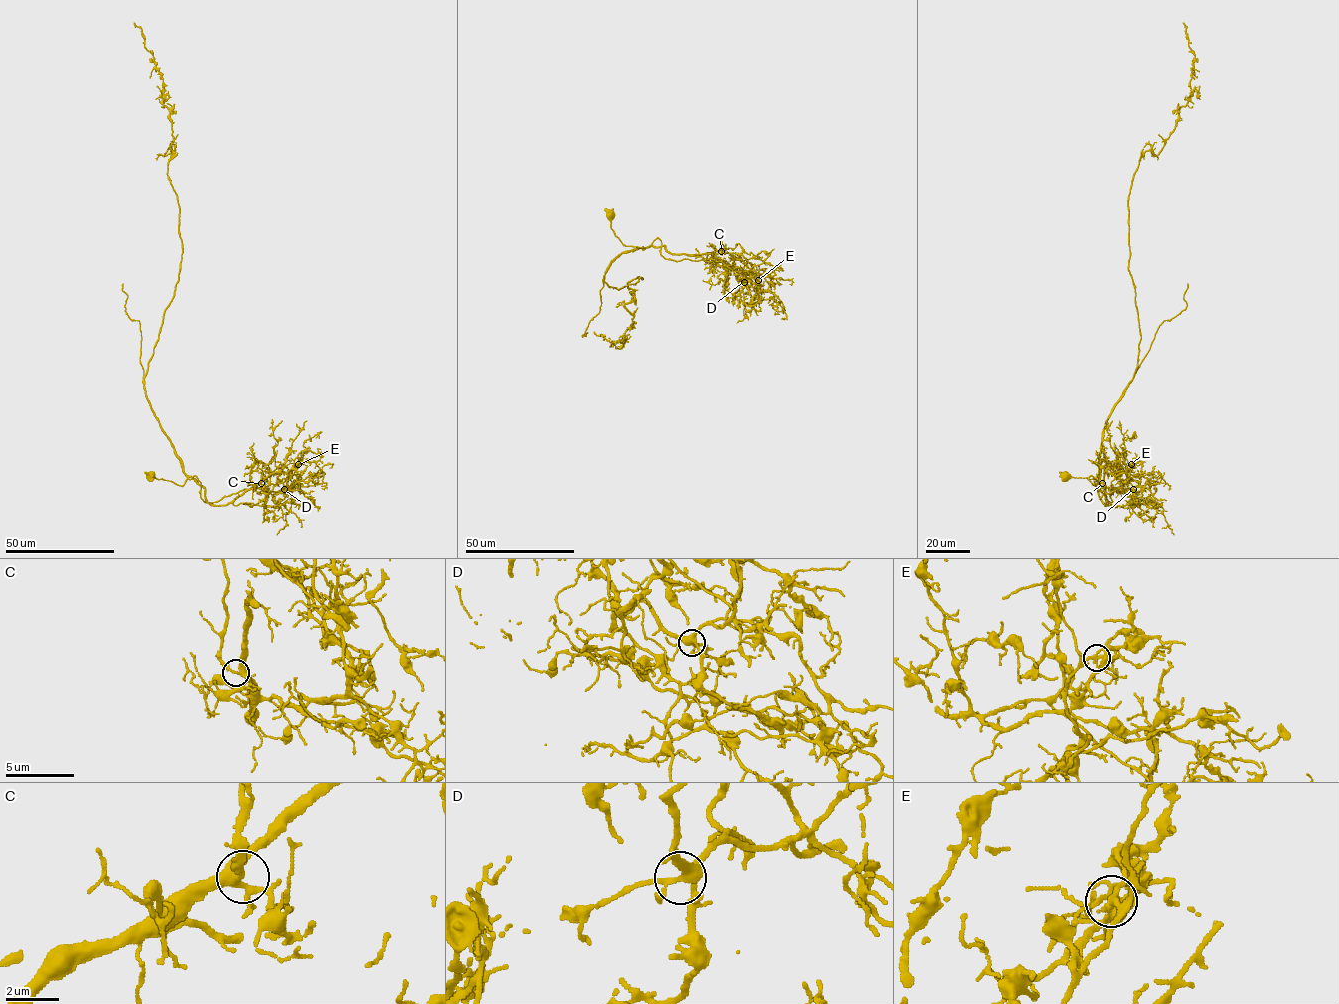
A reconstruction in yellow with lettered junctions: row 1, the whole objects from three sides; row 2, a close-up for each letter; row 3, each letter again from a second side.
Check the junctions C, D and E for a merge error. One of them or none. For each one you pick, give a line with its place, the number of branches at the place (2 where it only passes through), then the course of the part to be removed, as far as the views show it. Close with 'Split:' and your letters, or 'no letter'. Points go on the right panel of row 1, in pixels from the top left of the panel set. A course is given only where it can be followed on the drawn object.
E: at (1131, 464); 8 branches meet; foreign part runs (1131, 464), (1110, 503), (1089, 479), (1100, 472), (1106, 420), (1158, 327), (1187, 306), (1187, 283)
Split: E

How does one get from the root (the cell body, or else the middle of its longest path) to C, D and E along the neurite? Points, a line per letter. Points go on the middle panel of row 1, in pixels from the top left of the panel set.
C: (612, 214), (611, 229), (625, 245), (663, 245), (673, 254), (700, 255), (721, 251)
D: (612, 214), (611, 229), (625, 245), (661, 246), (661, 255), (675, 261), (715, 262), (740, 272), (744, 282)
E: (612, 214), (611, 229), (625, 245), (661, 246), (660, 254), (666, 258), (715, 262), (758, 280)

